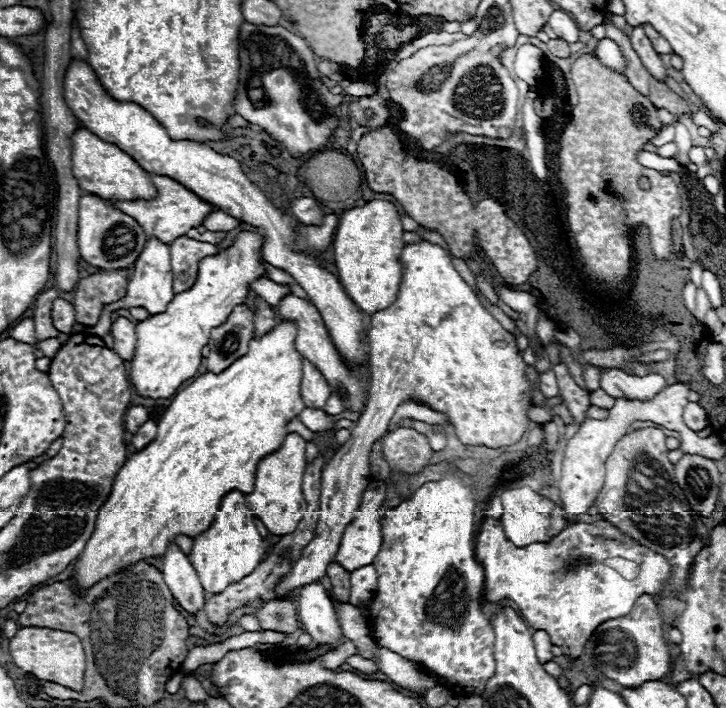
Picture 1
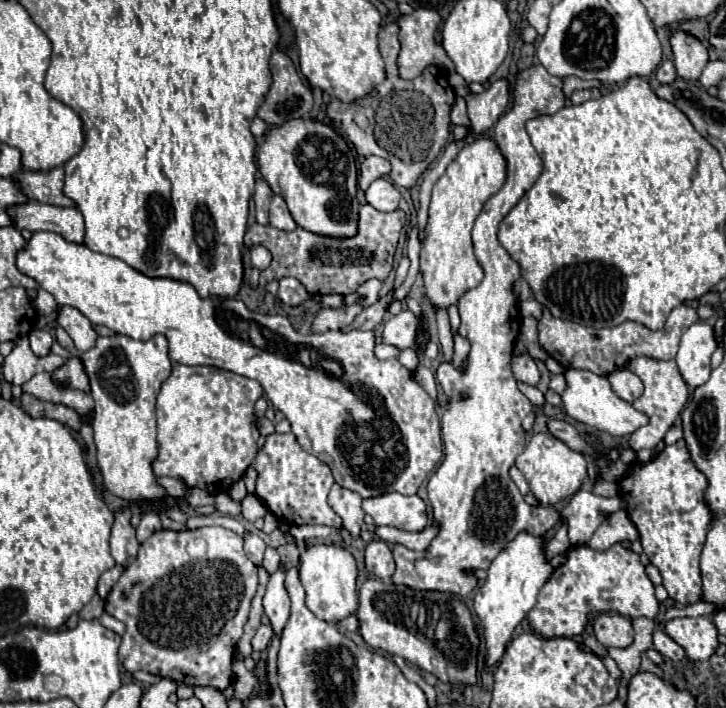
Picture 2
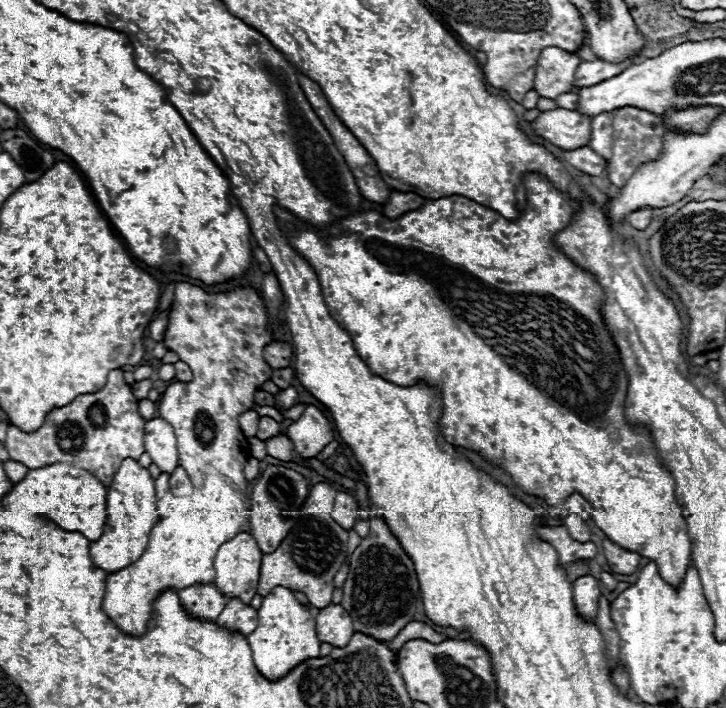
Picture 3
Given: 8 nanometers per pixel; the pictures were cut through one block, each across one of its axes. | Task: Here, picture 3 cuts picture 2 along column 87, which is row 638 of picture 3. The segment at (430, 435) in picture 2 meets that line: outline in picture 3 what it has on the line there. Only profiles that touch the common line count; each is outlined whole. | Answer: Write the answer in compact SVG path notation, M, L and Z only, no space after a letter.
M276 586L264 600L258 610L258 626L252 634L248 634L248 646L252 650L252 660L258 672L270 680L276 682L284 678L294 666L308 658L316 658L320 650L320 642L316 636L316 622L314 622L314 610L300 606L300 602L294 598L294 594L284 588Z

